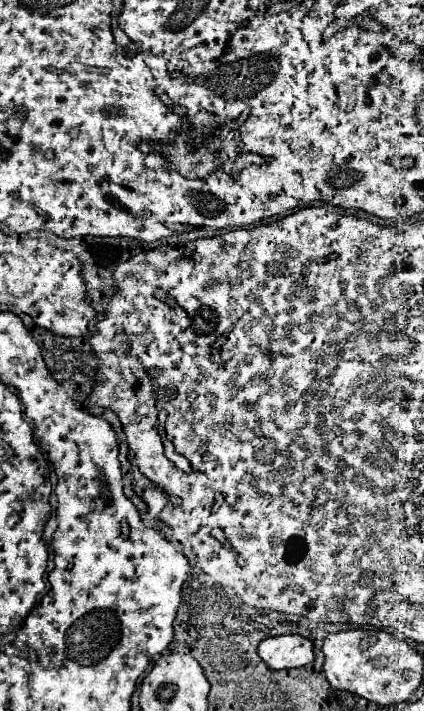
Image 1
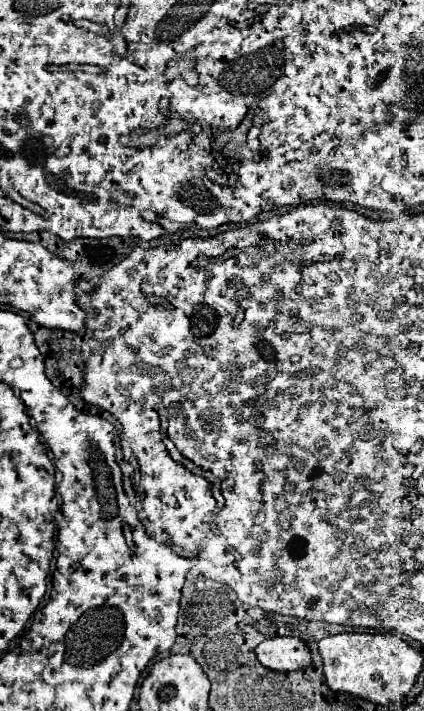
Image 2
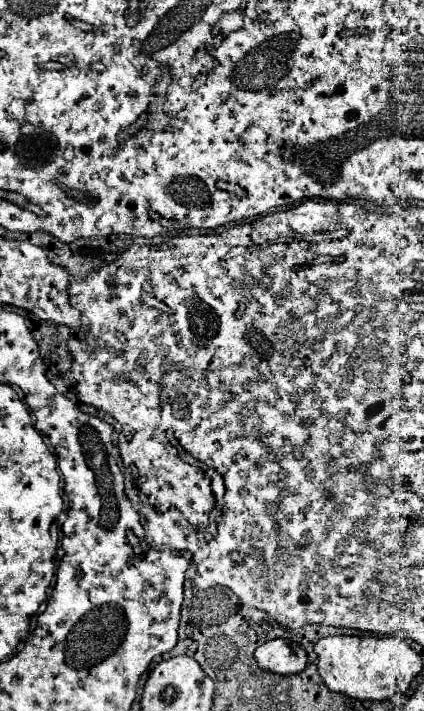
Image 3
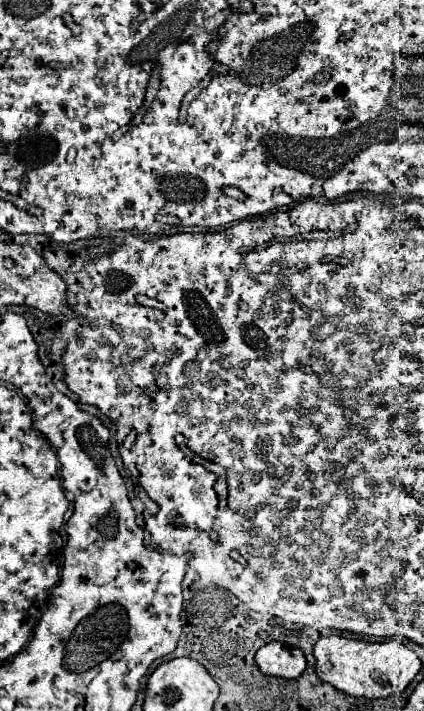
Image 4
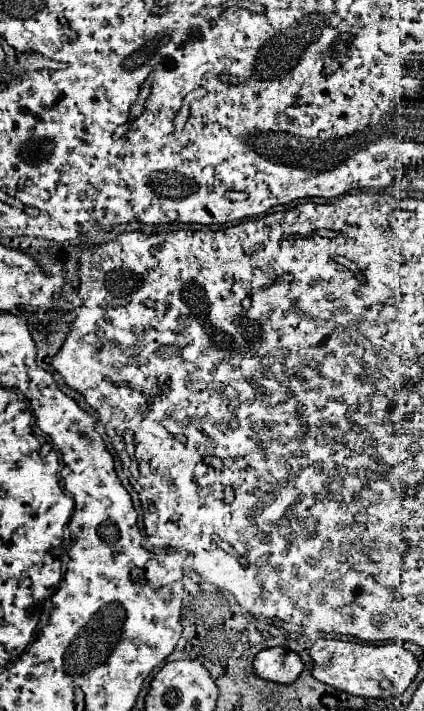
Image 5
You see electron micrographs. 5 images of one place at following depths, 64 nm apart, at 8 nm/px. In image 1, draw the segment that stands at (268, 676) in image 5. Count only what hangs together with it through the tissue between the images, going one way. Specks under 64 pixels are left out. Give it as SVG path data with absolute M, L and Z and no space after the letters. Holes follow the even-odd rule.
M300 634L272 636L260 642L258 656L270 670L300 668L314 660L314 644Z

